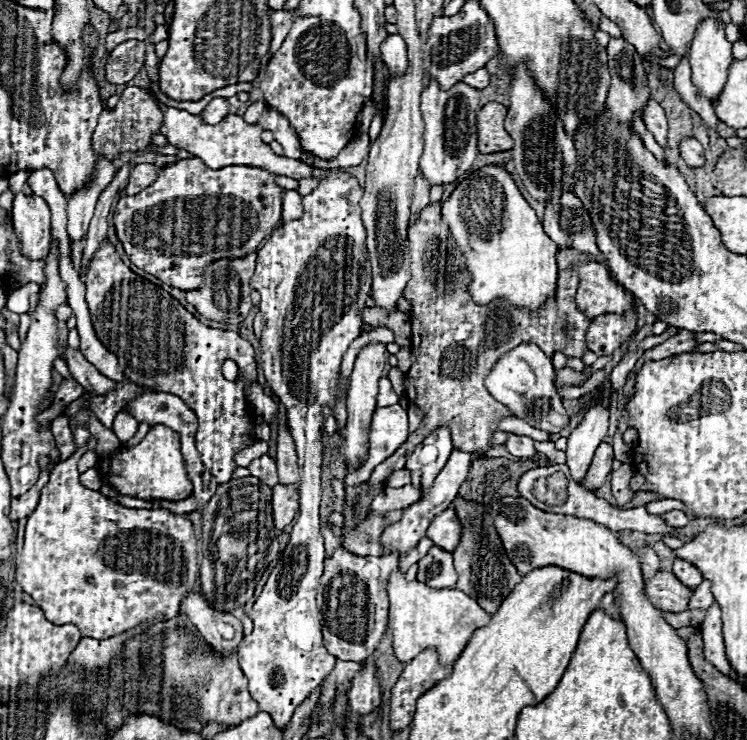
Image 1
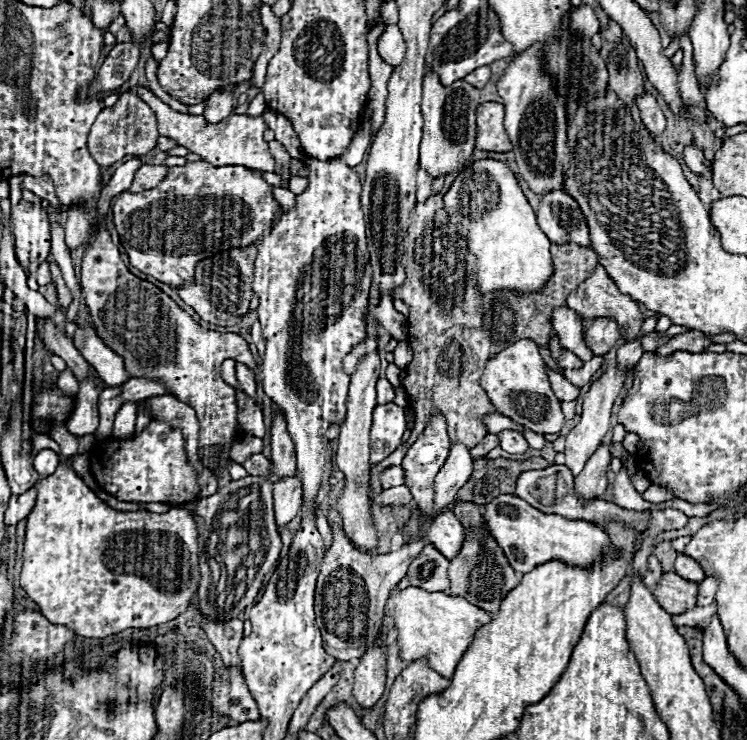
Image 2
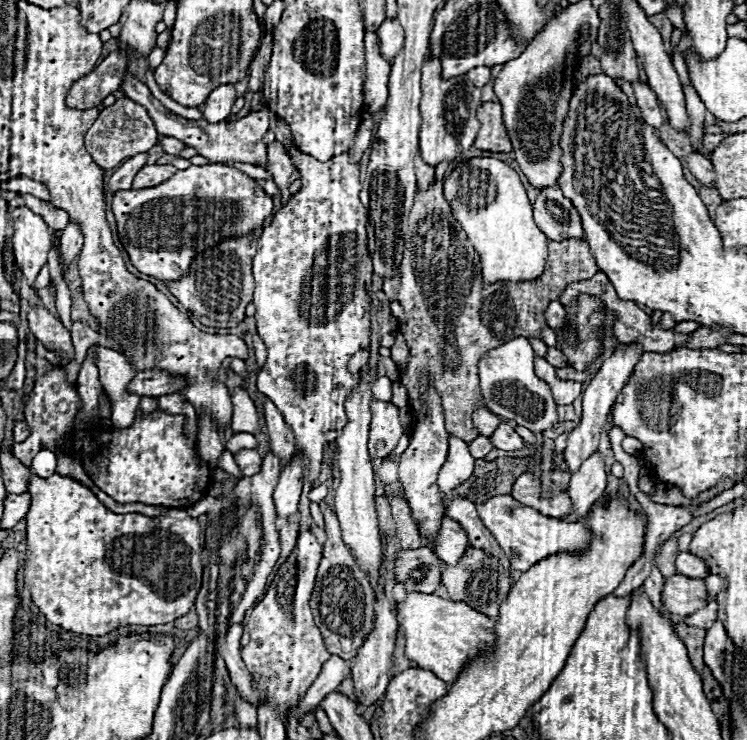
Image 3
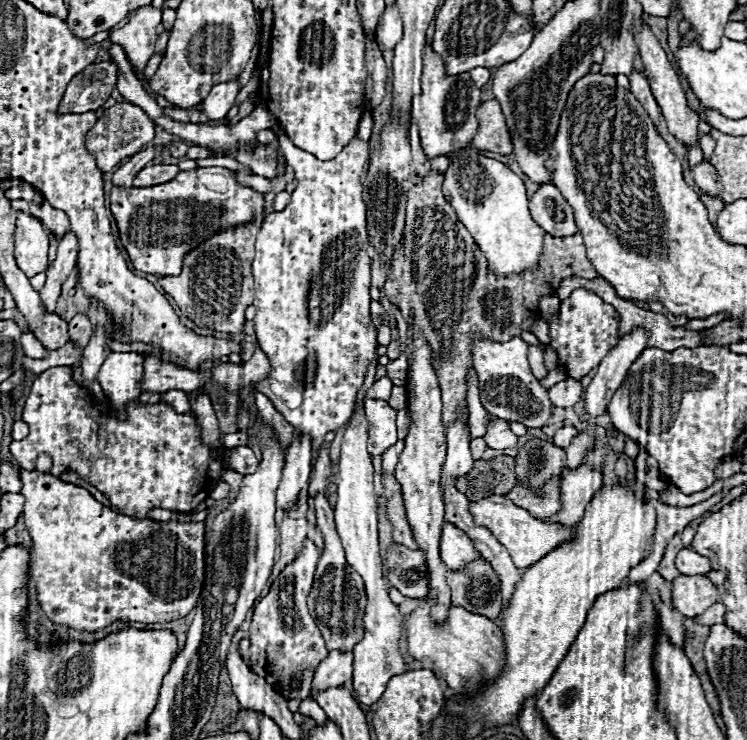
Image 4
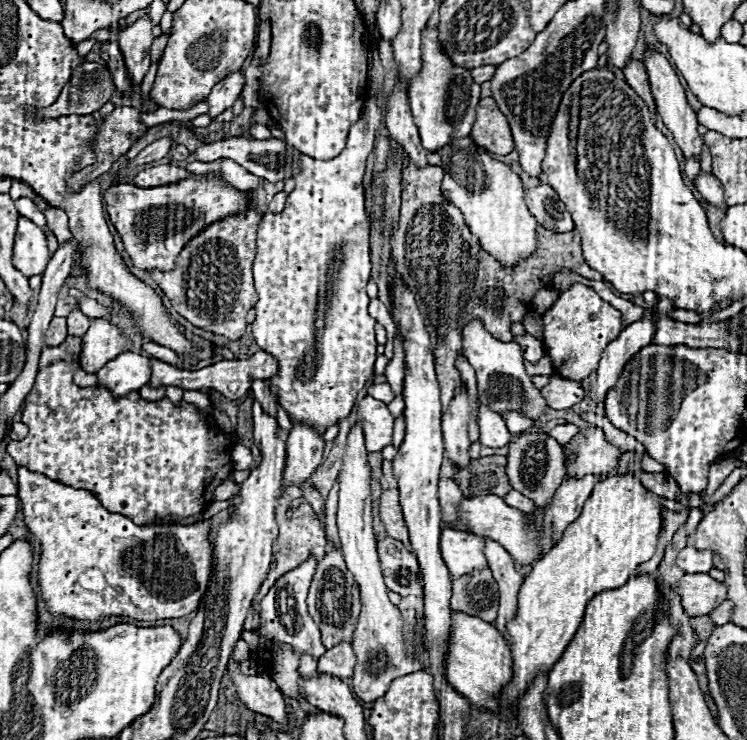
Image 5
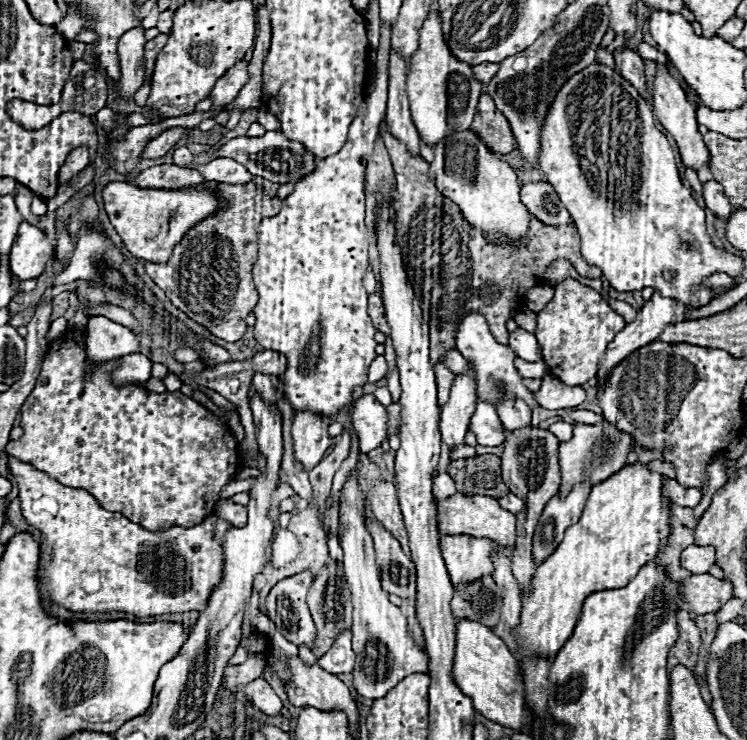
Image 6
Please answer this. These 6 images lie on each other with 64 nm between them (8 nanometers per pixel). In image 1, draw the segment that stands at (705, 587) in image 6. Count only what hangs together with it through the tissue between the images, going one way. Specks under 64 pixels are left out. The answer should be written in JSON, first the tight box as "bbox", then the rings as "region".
{"bbox":[646,572,694,612],"region":[[[658,572],[652,580],[646,580],[646,592],[652,604],[664,612],[684,612],[694,596],[694,590],[684,586],[672,572]]]}

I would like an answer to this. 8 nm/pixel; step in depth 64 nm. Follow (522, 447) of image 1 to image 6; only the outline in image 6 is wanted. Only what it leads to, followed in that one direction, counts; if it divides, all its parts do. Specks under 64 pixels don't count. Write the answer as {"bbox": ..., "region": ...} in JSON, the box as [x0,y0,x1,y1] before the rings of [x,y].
{"bbox":[468,400,504,446],"region":[[[478,400],[476,412],[472,414],[468,428],[476,434],[476,440],[482,446],[500,446],[504,442],[502,422],[496,414],[496,408],[490,402]]]}

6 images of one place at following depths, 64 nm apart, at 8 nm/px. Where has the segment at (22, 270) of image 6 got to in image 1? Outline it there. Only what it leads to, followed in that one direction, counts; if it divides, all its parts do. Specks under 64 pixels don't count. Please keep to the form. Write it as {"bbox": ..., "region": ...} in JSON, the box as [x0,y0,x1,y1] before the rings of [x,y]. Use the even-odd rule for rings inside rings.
{"bbox":[6,194,50,314],"region":[[[18,194],[12,208],[12,226],[18,234],[20,252],[28,260],[44,260],[50,252],[50,210],[40,196]],[[29,283],[25,285],[24,288],[12,292],[12,294],[8,296],[8,304],[6,304],[8,310],[10,310],[10,312],[16,312],[16,314],[26,314],[26,312],[30,310],[30,306],[28,306],[28,298],[30,298],[30,294],[39,293],[40,290],[40,285]]]}

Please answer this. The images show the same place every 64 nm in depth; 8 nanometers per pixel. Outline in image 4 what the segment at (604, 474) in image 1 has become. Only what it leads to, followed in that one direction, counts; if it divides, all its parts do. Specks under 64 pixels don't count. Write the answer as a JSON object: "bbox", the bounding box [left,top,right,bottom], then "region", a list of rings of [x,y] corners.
{"bbox":[546,466,602,526],"region":[[[578,466],[576,470],[570,470],[564,474],[560,484],[560,502],[562,508],[546,518],[548,524],[562,524],[562,526],[574,526],[582,520],[586,504],[592,500],[594,492],[602,486],[602,472],[596,472],[592,468]]]}

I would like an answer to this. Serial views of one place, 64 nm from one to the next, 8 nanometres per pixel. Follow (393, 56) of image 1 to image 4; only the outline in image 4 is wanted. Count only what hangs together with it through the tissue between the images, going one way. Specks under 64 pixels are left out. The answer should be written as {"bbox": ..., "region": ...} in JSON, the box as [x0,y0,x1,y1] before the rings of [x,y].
{"bbox":[376,4,402,50],"region":[[[398,4],[386,6],[386,10],[380,16],[378,28],[376,28],[376,40],[378,40],[380,46],[384,46],[388,50],[394,50],[400,36],[402,36],[402,20],[400,20]]]}

